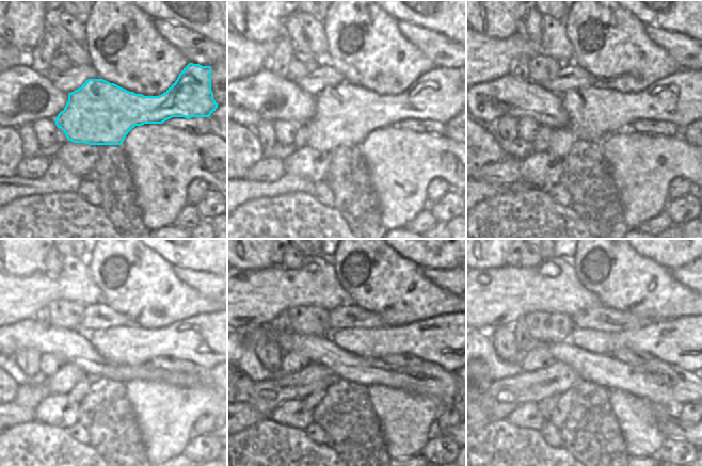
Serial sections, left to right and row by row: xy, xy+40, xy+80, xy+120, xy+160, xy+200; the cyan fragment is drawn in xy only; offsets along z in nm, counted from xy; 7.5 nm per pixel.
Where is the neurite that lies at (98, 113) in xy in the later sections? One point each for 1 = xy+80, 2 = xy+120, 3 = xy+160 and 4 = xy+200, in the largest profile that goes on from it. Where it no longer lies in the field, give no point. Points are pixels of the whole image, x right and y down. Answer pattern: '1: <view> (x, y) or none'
1: xy+80 (595, 112)
2: xy+120 (205, 339)
3: xy+160 (444, 339)
4: xy+200 (683, 341)

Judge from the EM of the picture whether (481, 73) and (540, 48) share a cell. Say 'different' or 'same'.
same

